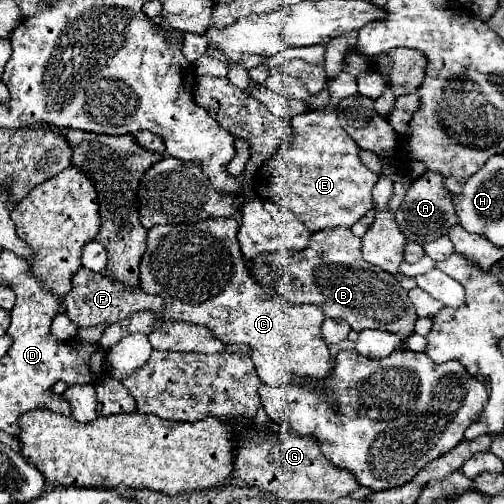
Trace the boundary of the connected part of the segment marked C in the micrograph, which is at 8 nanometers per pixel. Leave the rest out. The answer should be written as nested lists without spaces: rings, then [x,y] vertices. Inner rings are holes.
[[[208,218],[208,220],[192,222],[192,224],[158,224],[158,226],[150,228],[150,230],[148,230],[148,248],[146,248],[146,252],[144,252],[142,260],[140,260],[140,286],[142,286],[142,290],[148,292],[148,294],[156,294],[156,296],[162,296],[162,298],[164,298],[166,308],[164,308],[162,316],[164,316],[166,320],[180,320],[180,322],[190,322],[190,324],[202,324],[202,326],[210,328],[210,330],[214,332],[214,336],[220,338],[220,340],[226,342],[226,344],[244,344],[244,346],[250,346],[250,350],[252,350],[250,356],[252,356],[252,360],[254,360],[256,372],[258,372],[260,380],[262,380],[264,384],[268,384],[268,386],[282,386],[282,384],[288,384],[288,382],[294,380],[294,376],[300,376],[300,378],[304,378],[304,376],[308,376],[308,378],[326,378],[328,372],[332,370],[332,366],[330,366],[328,346],[326,346],[326,342],[324,342],[324,338],[322,338],[322,334],[320,334],[320,326],[322,326],[322,322],[324,322],[322,310],[320,310],[318,306],[314,306],[314,304],[292,306],[292,304],[288,304],[284,298],[280,298],[280,296],[276,298],[276,292],[272,294],[272,290],[266,290],[266,288],[260,286],[260,284],[256,286],[256,282],[254,282],[254,280],[250,278],[250,274],[248,274],[246,260],[244,260],[244,256],[242,256],[240,242],[238,242],[238,238],[236,238],[238,228],[240,228],[240,224],[238,224],[238,220],[234,220],[234,218],[218,218],[218,220],[210,220],[210,218]]]

